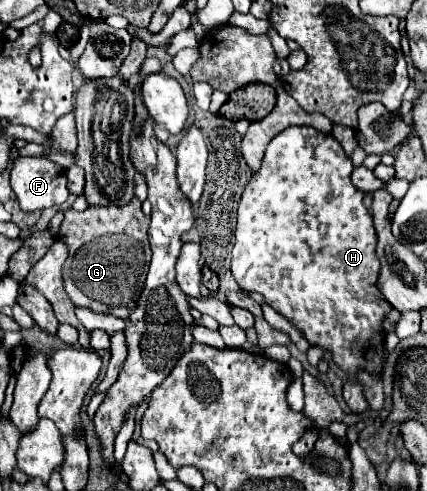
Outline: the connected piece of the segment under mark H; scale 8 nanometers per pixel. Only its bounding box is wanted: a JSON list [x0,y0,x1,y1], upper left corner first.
[231,126,393,376]

